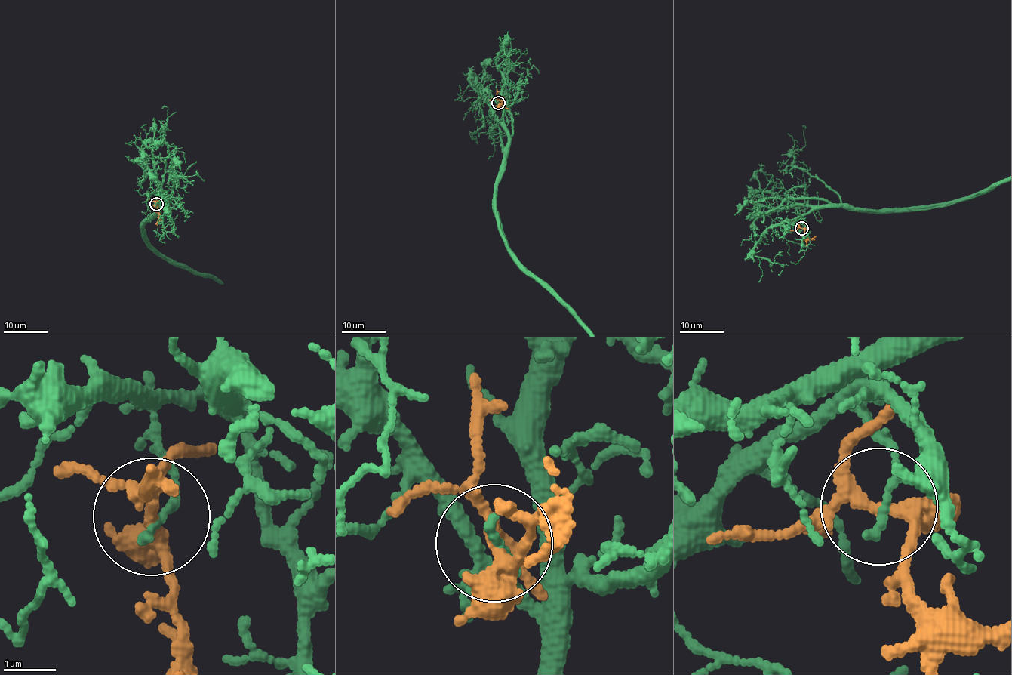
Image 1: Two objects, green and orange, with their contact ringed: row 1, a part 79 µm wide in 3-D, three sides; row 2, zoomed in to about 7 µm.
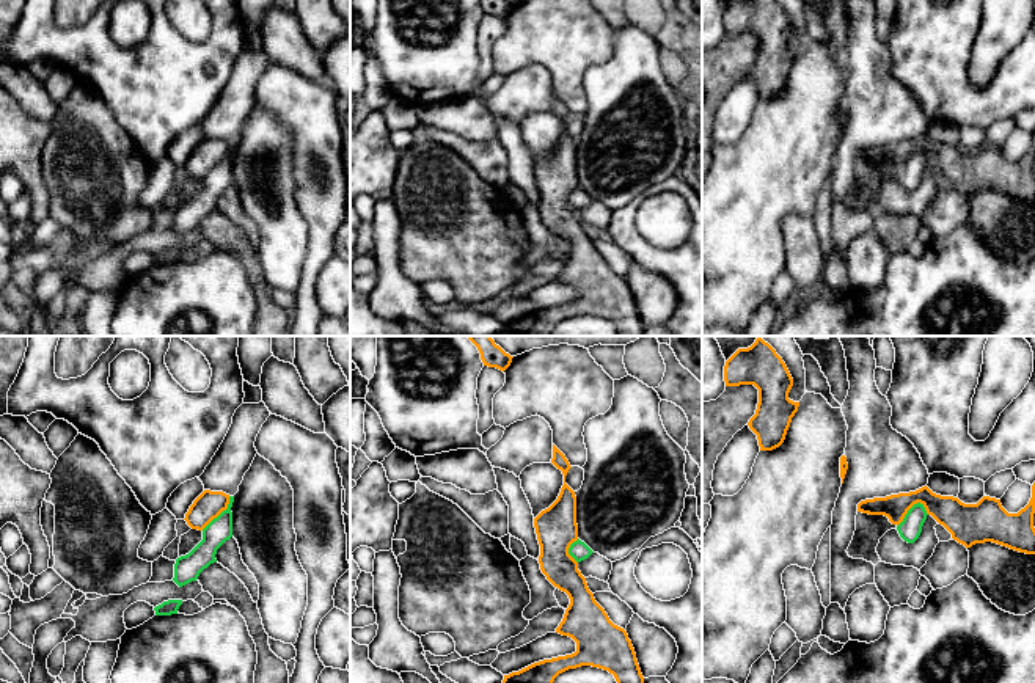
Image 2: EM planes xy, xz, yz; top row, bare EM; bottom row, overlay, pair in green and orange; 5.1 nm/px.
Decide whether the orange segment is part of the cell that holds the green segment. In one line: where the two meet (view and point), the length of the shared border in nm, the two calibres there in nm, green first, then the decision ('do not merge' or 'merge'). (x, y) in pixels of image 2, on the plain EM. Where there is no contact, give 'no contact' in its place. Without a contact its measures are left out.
meets green in yz at (908, 159); contact 180 nm long; 120 nm thick on the green side, 160 nm on the other; do not merge

